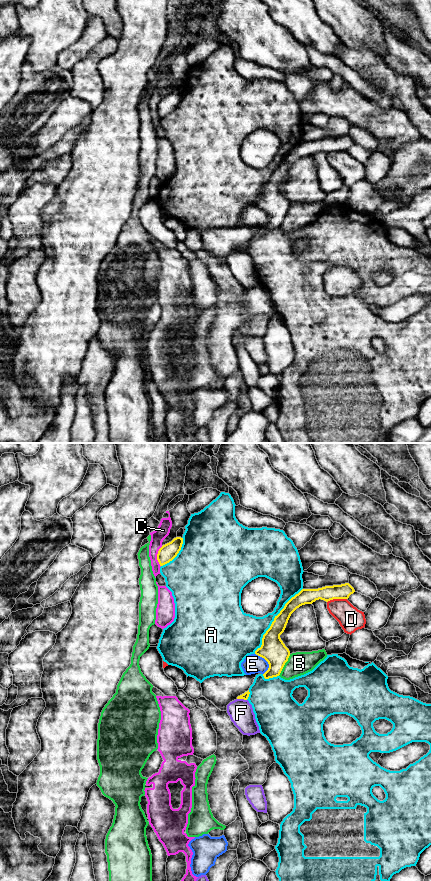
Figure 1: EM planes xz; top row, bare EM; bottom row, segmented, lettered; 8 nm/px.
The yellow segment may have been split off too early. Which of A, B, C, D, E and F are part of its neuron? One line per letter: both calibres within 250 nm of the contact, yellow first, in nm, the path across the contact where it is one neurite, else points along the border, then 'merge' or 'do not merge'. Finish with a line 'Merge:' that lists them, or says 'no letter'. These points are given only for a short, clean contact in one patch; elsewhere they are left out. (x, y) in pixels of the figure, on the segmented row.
A: 200/280 nm | do not merge
B: 200/190 nm | do not merge
C: 140/110 nm | do not merge
D: 130/190 nm | along xz (346, 598), (333, 598), (327, 602) | do not merge
E: 200/150 nm | do not merge
F: 50/190 nm | along xz (237, 698), (246, 700) | do not merge
Merge: no letter

